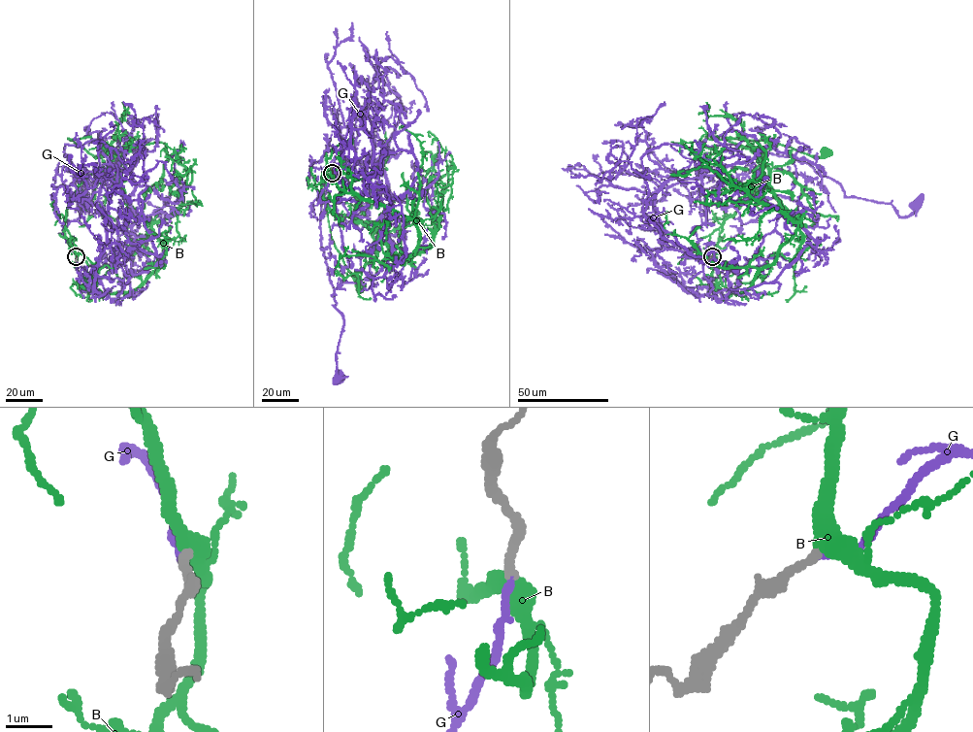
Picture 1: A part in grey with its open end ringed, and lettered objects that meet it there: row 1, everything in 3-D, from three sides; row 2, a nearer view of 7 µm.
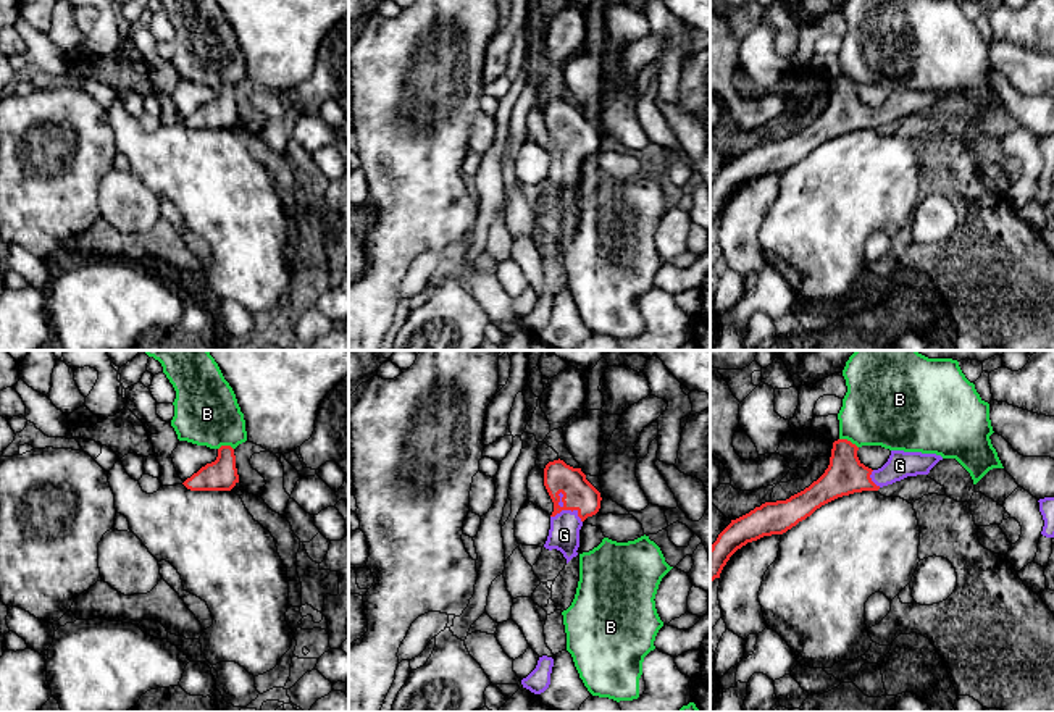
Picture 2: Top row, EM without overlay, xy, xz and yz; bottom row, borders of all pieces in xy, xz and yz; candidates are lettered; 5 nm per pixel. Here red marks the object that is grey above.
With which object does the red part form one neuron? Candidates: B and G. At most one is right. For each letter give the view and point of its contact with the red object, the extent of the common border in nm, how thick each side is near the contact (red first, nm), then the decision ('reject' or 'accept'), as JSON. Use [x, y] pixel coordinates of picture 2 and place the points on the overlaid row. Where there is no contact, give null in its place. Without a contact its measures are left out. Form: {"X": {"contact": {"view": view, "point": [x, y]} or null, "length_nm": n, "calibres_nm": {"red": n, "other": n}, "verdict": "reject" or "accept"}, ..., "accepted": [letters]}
{"B": {"contact": {"view": "yz", "point": [849, 441]}, "length_nm": 110, "calibres_nm": {"red": 190, "other": 400}, "verdict": "reject"}, "G": {"contact": {"view": "xz", "point": [567, 509]}, "length_nm": 190, "calibres_nm": {"red": 160, "other": 160}, "verdict": "accept"}, "accepted": ["G"]}

